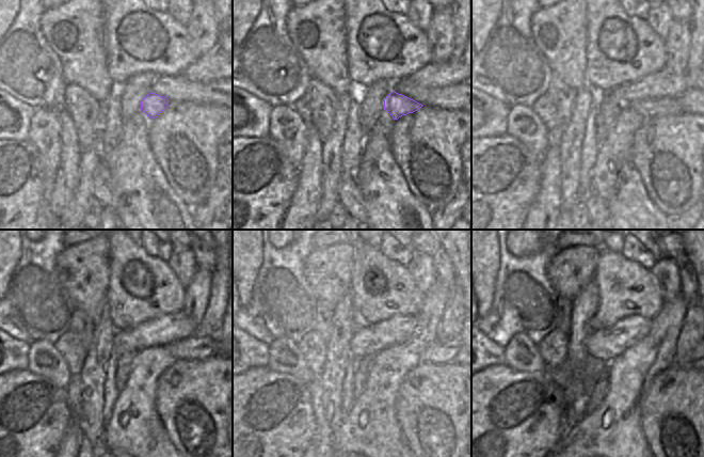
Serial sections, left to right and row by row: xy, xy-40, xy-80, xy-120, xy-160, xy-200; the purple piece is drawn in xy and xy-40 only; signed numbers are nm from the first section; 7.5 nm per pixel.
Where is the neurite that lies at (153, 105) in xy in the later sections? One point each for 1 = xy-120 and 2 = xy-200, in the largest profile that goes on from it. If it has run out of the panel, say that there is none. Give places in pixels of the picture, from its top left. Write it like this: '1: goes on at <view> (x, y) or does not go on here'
1: goes on at xy-120 (195, 348)
2: goes on at xy-200 (688, 361)

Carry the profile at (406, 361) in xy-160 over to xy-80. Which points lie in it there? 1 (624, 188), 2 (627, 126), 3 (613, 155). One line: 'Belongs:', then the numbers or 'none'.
Belongs: 2, 3

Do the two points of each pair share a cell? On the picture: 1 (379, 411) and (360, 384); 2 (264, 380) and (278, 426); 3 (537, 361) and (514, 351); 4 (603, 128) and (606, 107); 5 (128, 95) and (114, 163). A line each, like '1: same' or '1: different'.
1: different
2: same
3: same
4: same
5: different

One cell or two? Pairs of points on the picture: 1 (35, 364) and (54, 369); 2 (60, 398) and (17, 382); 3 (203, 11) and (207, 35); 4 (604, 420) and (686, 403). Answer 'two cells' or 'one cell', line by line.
1: one cell
2: one cell
3: one cell
4: two cells

